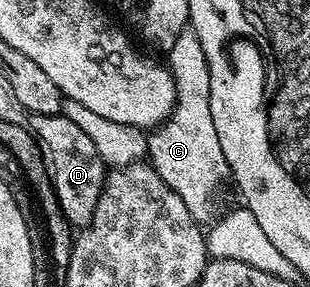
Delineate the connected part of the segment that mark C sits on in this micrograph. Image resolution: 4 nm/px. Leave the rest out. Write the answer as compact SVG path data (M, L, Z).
M190 28L177 36L165 58L175 85L175 106L166 122L154 127L148 137L146 157L157 176L161 176L161 180L165 180L165 184L185 200L189 216L200 224L207 224L217 214L211 197L222 188L223 181L228 181L231 172L225 152L221 152L221 140L217 140L213 112L209 112L209 60L205 60L205 48L201 48L201 40L197 40Z

